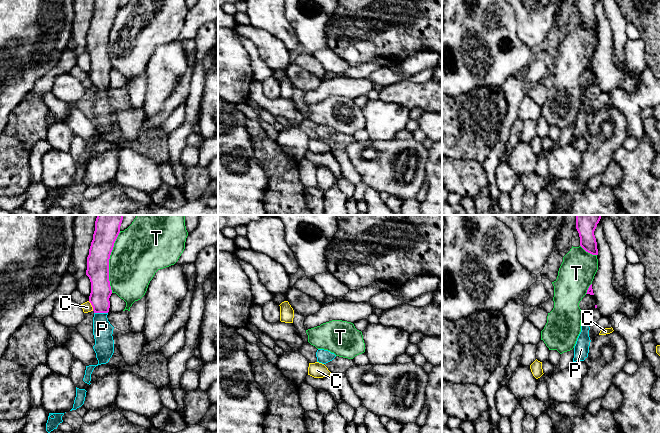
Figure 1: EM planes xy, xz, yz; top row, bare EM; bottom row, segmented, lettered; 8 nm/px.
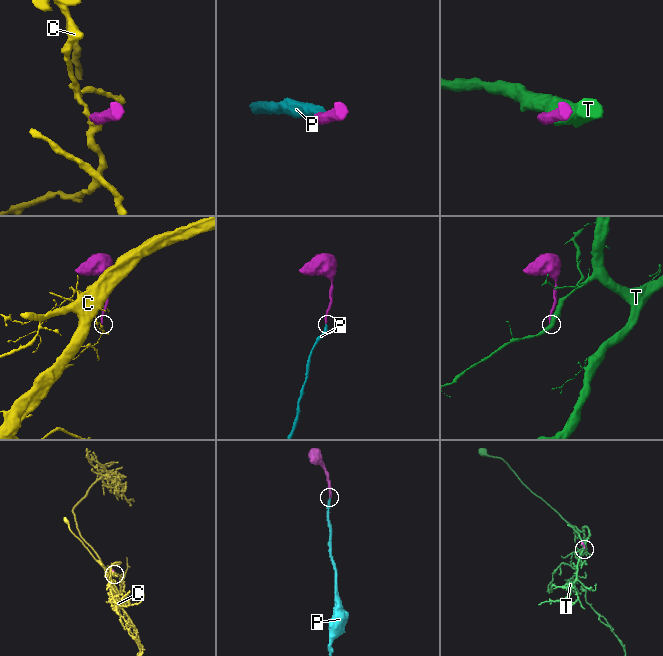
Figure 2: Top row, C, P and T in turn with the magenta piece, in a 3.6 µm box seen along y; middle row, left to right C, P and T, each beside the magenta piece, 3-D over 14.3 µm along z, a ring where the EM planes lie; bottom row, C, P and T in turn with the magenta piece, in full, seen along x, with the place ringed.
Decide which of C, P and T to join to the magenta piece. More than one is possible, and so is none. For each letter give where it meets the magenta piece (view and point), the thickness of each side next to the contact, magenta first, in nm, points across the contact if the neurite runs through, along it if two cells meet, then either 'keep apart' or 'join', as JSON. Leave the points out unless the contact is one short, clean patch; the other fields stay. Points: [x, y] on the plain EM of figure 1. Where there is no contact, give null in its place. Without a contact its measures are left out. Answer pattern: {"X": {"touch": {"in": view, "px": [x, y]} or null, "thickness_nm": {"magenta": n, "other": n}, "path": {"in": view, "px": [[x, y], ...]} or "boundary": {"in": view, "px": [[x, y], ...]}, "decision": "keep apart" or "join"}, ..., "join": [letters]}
{"C": {"touch": {"in": "xy", "px": [92, 82]}, "thickness_nm": {"magenta": 160, "other": 80}, "boundary": {"in": "xy", "px": [[88, 77], [93, 86]]}, "decision": "keep apart"}, "P": {"touch": {"in": "xy", "px": [101, 88]}, "thickness_nm": {"magenta": 160, "other": 160}, "path": {"in": "xy", "px": [[101, 67], [101, 88], [102, 105]]}, "decision": "join"}, "T": {"touch": {"in": "xy", "px": [108, 38]}, "thickness_nm": {"magenta": 190, "other": 400}, "decision": "keep apart"}, "join": ["P"]}

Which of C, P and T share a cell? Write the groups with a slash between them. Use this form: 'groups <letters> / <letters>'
groups C / P / T

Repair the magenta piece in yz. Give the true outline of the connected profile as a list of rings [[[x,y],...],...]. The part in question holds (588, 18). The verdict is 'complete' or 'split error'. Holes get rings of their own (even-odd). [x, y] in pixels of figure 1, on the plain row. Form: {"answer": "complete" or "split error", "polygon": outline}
{"answer": "complete", "polygon": [[[576,0],[580,13],[580,22],[592,31],[598,31],[597,18],[594,7],[597,0]]]}

